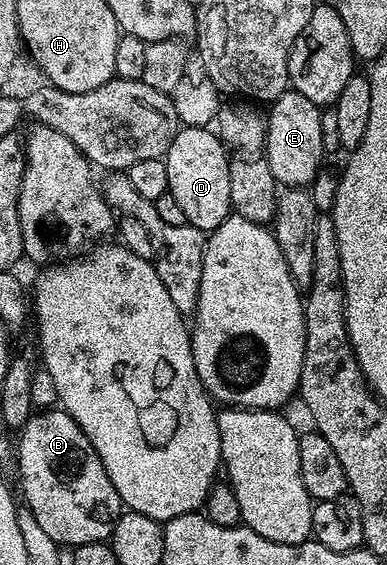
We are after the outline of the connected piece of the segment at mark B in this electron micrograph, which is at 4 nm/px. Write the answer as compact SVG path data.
M59 407L33 412L23 429L19 430L18 446L18 480L20 479L20 489L24 492L23 504L34 515L34 519L38 519L38 523L46 530L46 535L50 535L50 539L54 539L61 547L108 541L121 515L122 502L118 491L114 491L114 483L110 483L110 475L106 475L106 467L102 467L98 451L94 451L90 439L86 439L82 427L74 423L71 415Z

